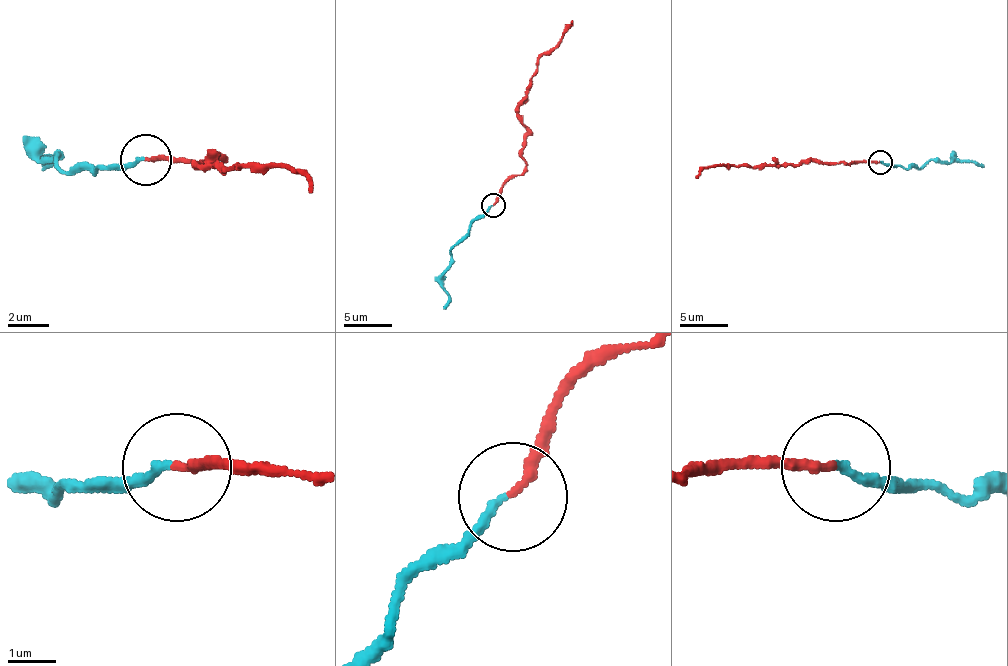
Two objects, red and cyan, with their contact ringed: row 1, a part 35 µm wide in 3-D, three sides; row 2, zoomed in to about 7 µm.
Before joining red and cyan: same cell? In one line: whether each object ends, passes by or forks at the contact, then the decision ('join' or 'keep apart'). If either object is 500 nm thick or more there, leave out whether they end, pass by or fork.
red ends; cyan ends; join

